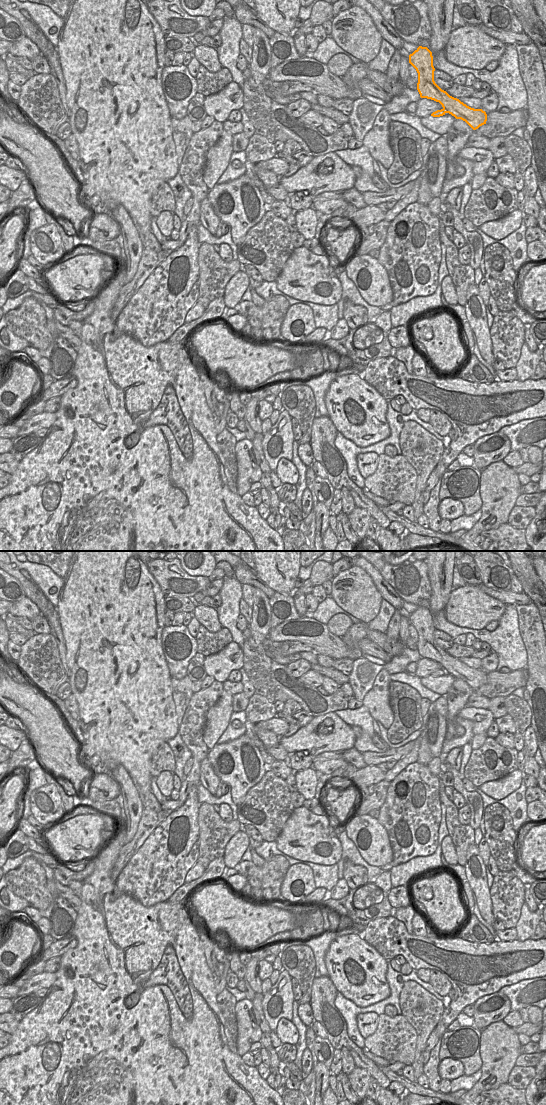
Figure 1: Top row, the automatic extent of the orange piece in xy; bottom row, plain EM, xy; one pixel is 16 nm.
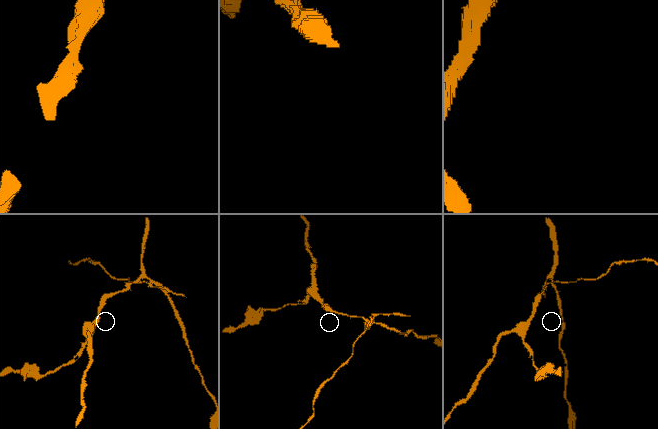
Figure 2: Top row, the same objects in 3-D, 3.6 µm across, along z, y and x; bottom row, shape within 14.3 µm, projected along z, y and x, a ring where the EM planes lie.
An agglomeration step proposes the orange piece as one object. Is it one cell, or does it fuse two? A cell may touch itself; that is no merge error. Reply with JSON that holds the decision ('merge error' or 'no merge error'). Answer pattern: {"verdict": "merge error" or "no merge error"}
{"verdict": "merge error"}

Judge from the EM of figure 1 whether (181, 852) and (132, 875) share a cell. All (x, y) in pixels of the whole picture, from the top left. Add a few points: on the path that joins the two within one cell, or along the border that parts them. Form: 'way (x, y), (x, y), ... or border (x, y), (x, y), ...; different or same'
way (169, 856), (150, 875), (144, 875); same

